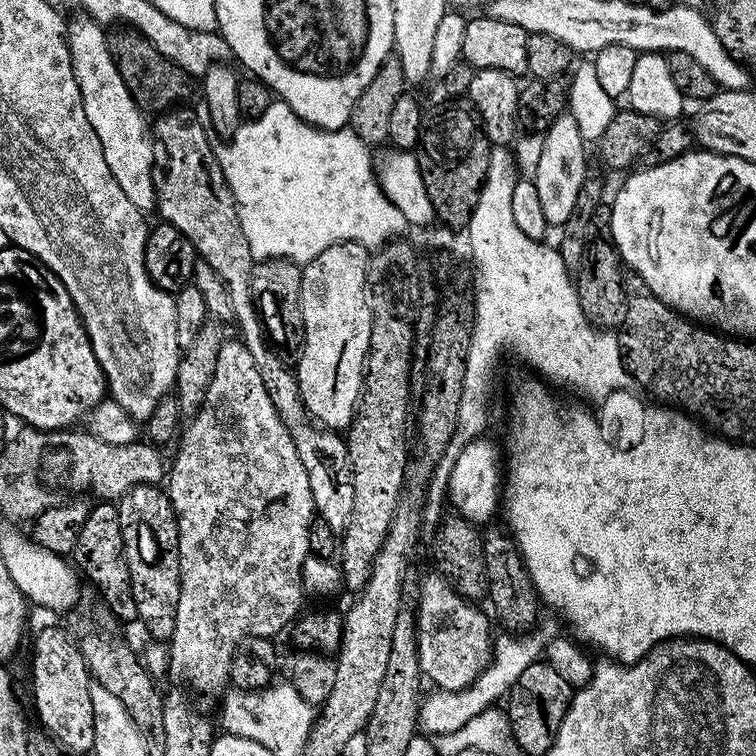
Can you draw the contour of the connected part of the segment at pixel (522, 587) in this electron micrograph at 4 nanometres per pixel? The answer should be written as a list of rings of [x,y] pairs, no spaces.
[[[488,526],[483,529],[484,538],[484,561],[486,562],[486,574],[488,575],[487,603],[492,603],[496,611],[496,620],[501,624],[501,629],[512,634],[520,634],[536,627],[538,615],[536,616],[536,604],[538,597],[536,589],[532,586],[532,580],[528,571],[524,568],[524,557],[520,549],[516,547],[515,540],[503,527],[492,528]]]

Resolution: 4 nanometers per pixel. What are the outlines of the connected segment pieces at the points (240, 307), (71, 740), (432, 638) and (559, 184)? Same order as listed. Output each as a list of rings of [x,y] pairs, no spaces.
[[[176,106],[165,110],[155,117],[156,124],[154,120],[152,177],[156,191],[155,211],[160,212],[159,219],[163,223],[173,224],[182,230],[182,234],[186,234],[186,238],[190,238],[197,257],[209,263],[225,284],[233,307],[230,316],[236,319],[236,324],[240,327],[239,339],[246,350],[250,350],[258,366],[258,374],[262,374],[262,382],[270,394],[270,402],[274,402],[274,410],[278,410],[278,418],[286,426],[302,466],[306,466],[315,515],[324,520],[330,530],[343,534],[350,522],[350,514],[354,514],[352,463],[348,457],[345,437],[339,431],[310,422],[295,375],[289,365],[287,368],[275,356],[277,353],[266,339],[260,313],[252,301],[250,278],[254,261],[250,254],[250,242],[246,242],[246,234],[242,234],[236,199],[222,174],[216,148],[208,141],[208,132],[204,129],[203,122],[184,107]]]
[[[46,626],[39,630],[38,634],[34,638],[34,646],[32,648],[32,692],[34,694],[34,704],[36,706],[36,712],[42,725],[40,725],[63,749],[70,749],[74,754],[82,754],[84,752],[89,753],[92,749],[94,742],[94,713],[92,711],[90,690],[91,676],[89,674],[88,667],[85,664],[85,659],[82,658],[79,645],[58,626]]]
[[[431,574],[420,584],[420,605],[414,608],[416,618],[417,656],[420,670],[433,680],[437,689],[457,692],[470,686],[490,662],[488,620],[475,603],[459,596],[448,581]]]
[[[570,114],[557,116],[543,133],[535,181],[538,202],[542,202],[542,214],[546,214],[549,225],[560,226],[573,211],[574,202],[578,199],[578,190],[590,172],[584,148],[586,141],[578,130],[578,122],[574,122]]]

